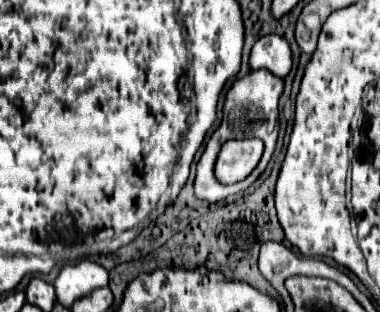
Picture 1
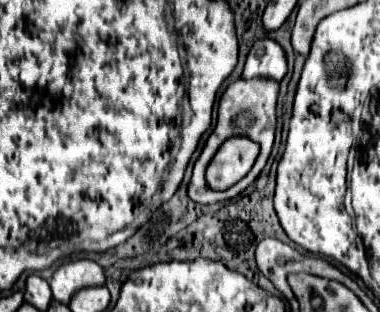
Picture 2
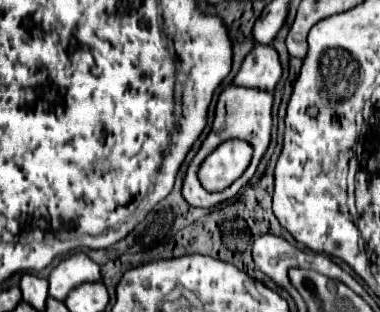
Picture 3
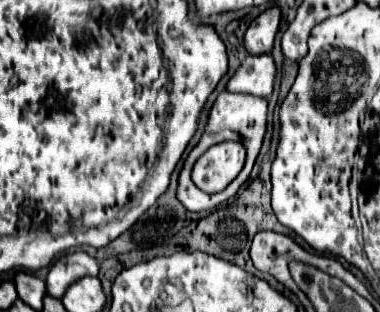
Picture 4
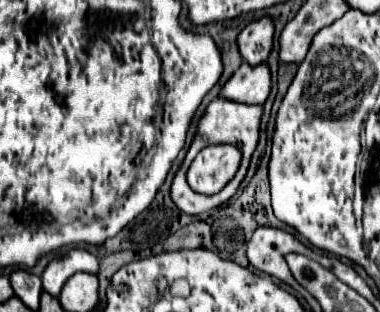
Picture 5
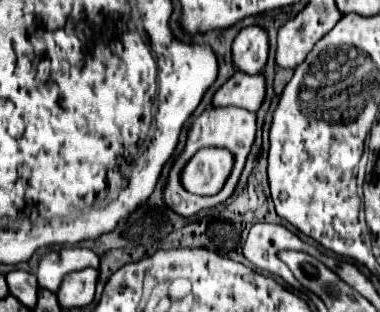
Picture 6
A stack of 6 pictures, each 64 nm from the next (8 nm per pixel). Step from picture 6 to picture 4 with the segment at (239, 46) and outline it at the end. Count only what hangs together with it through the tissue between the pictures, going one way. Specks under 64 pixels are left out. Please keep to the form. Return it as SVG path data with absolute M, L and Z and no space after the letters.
M272 6L264 10L256 20L252 20L250 28L246 30L246 50L250 54L264 54L272 50L274 36L280 26L280 8Z

